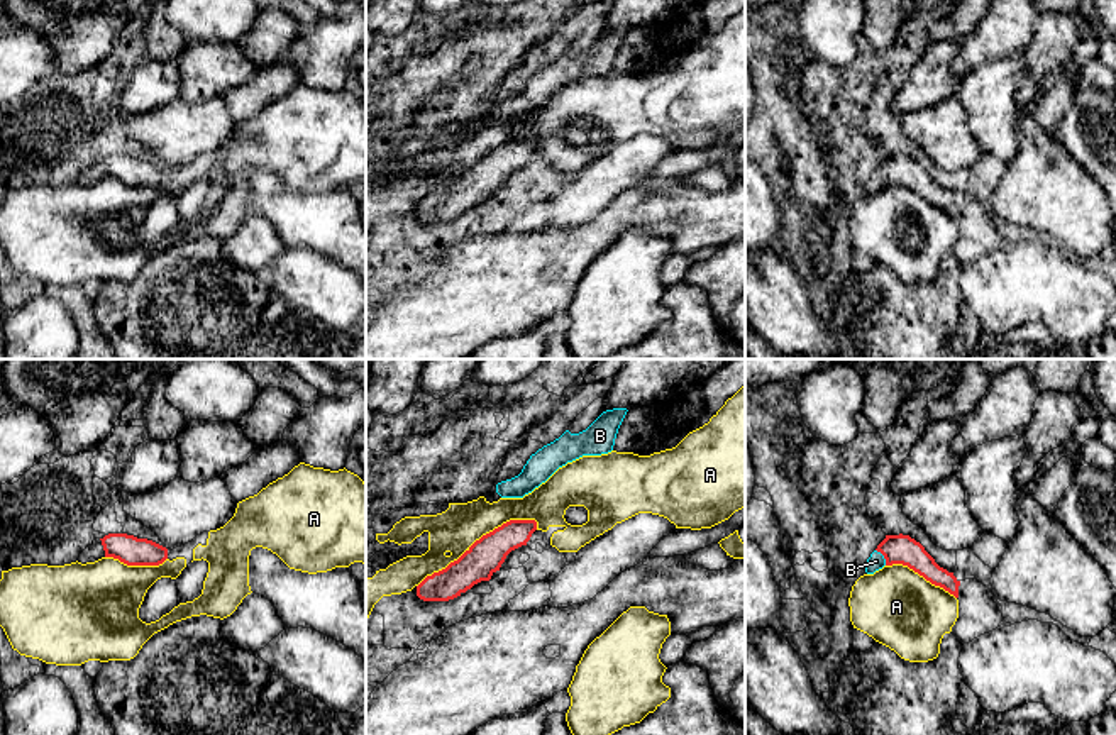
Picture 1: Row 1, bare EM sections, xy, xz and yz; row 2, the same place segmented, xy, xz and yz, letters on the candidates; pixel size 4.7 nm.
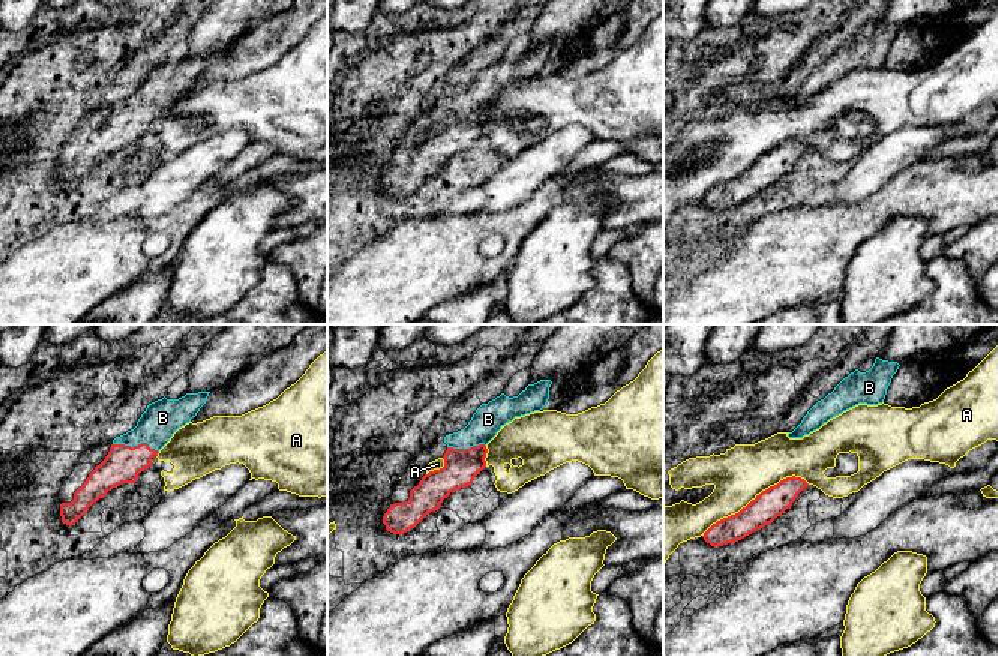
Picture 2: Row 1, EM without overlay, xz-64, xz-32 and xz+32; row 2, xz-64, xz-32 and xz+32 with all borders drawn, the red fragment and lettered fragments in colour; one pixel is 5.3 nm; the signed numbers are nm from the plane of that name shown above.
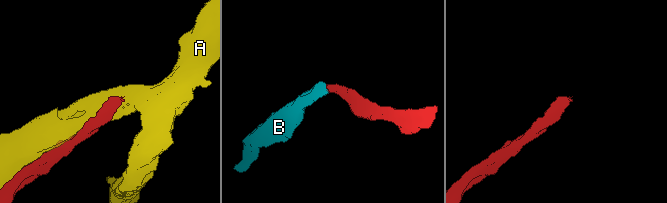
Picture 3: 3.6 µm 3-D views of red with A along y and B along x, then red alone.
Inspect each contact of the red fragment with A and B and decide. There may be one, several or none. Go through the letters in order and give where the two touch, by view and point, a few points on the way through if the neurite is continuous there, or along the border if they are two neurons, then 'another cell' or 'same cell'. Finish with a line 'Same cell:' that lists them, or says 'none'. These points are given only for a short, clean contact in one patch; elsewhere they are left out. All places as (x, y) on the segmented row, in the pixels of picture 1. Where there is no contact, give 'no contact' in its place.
A: contact xz (476, 541); another cell
B: contact yz (884, 558); way yz (898, 549), (893, 549), (884, 558), (876, 561); same cell
Same cell: B

